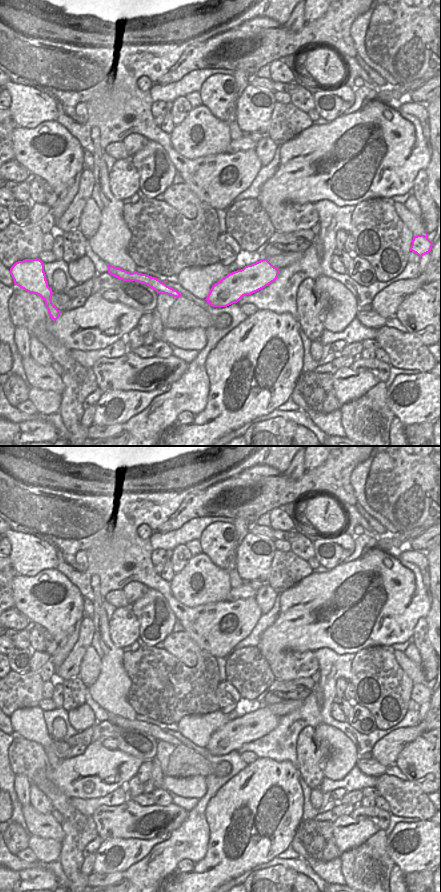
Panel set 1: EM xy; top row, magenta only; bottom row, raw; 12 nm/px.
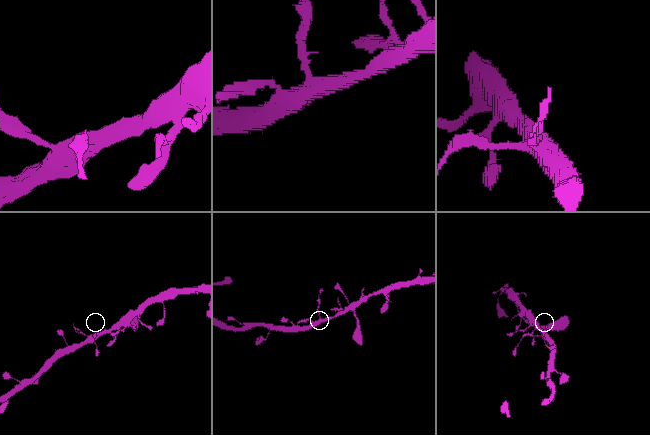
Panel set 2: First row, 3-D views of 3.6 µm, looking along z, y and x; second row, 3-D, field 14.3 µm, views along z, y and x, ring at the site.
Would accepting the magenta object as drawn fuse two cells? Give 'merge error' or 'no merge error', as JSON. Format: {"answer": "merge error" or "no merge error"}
{"answer": "no merge error"}

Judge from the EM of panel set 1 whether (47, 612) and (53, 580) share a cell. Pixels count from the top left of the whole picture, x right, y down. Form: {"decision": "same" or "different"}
{"decision": "same"}

